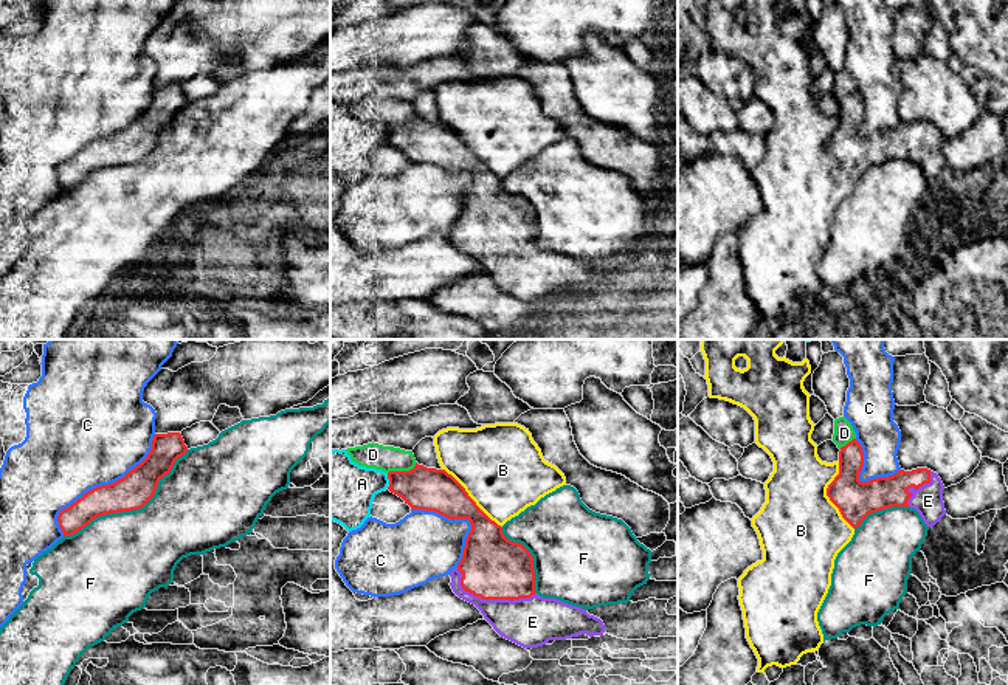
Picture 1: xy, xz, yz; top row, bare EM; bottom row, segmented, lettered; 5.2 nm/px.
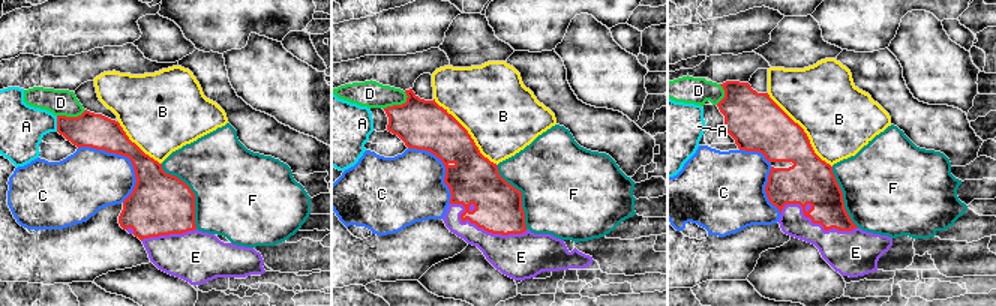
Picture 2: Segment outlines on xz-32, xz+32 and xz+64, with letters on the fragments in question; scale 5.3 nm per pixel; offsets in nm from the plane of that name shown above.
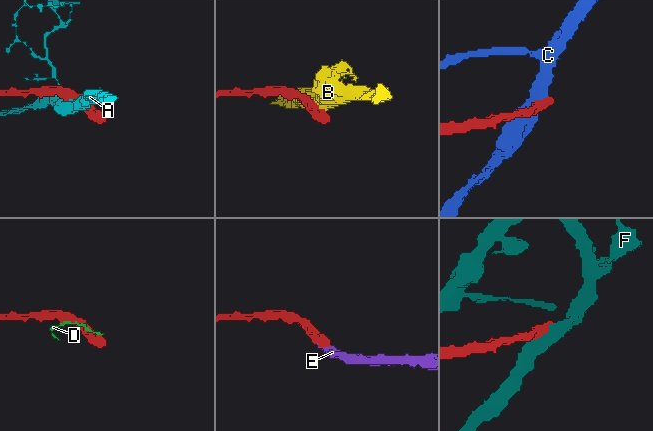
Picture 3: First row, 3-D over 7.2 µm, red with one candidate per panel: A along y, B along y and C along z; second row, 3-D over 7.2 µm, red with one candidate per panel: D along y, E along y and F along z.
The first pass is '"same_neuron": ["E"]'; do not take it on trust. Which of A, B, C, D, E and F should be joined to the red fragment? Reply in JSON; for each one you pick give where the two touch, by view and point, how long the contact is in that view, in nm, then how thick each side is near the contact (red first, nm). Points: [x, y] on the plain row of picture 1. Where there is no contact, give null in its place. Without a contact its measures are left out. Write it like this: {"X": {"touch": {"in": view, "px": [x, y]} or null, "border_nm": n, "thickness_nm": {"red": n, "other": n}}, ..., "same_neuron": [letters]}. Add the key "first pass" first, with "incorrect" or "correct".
{"first pass": "correct", "E": {"touch": {"in": "xz", "px": [489, 251]}, "border_nm": 440, "thickness_nm": {"red": 340, "other": 260}}, "same_neuron": ["E"]}

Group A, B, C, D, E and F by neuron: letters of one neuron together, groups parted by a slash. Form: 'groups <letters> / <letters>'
groups A / B / C / D / E / F

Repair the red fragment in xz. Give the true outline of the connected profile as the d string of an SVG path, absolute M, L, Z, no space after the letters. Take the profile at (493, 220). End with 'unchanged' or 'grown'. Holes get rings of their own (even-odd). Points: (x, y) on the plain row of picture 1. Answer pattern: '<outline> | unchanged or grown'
M416 116L409 124L389 124L388 132L388 143L411 163L470 174L471 183L462 212L450 226L450 239L459 251L475 257L501 290L527 302L580 287L603 288L600 271L535 245L530 205L507 192L502 180L445 122Z | grown

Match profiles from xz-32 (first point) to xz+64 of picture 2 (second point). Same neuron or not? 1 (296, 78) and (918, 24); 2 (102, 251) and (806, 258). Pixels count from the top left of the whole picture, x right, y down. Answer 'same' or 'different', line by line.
1: same
2: different

